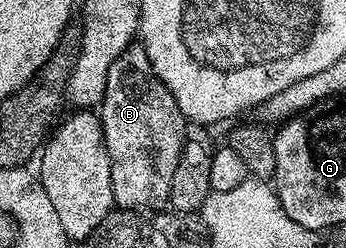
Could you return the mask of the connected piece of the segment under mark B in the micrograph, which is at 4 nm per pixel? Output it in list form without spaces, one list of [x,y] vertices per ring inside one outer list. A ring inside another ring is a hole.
[[[140,42],[129,45],[115,60],[107,76],[107,90],[99,105],[101,129],[105,135],[107,154],[111,158],[111,190],[113,202],[121,210],[142,210],[168,205],[171,194],[171,178],[175,166],[179,166],[181,151],[185,145],[185,115],[177,108],[175,98],[167,86],[155,74]]]

